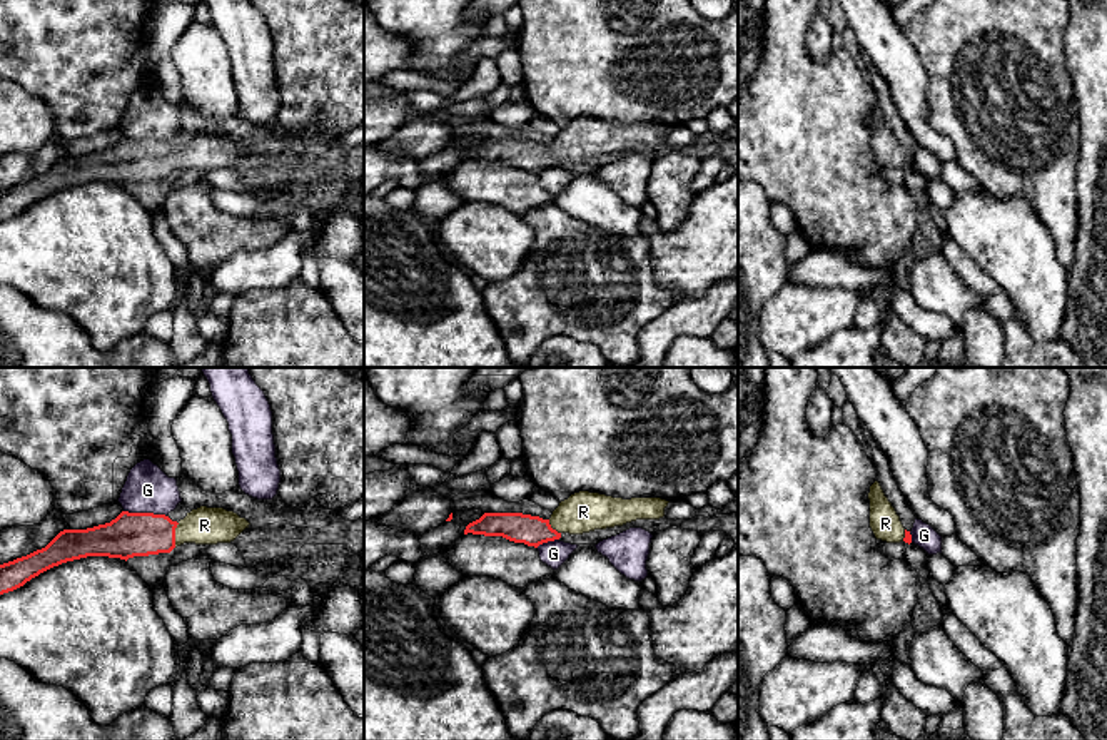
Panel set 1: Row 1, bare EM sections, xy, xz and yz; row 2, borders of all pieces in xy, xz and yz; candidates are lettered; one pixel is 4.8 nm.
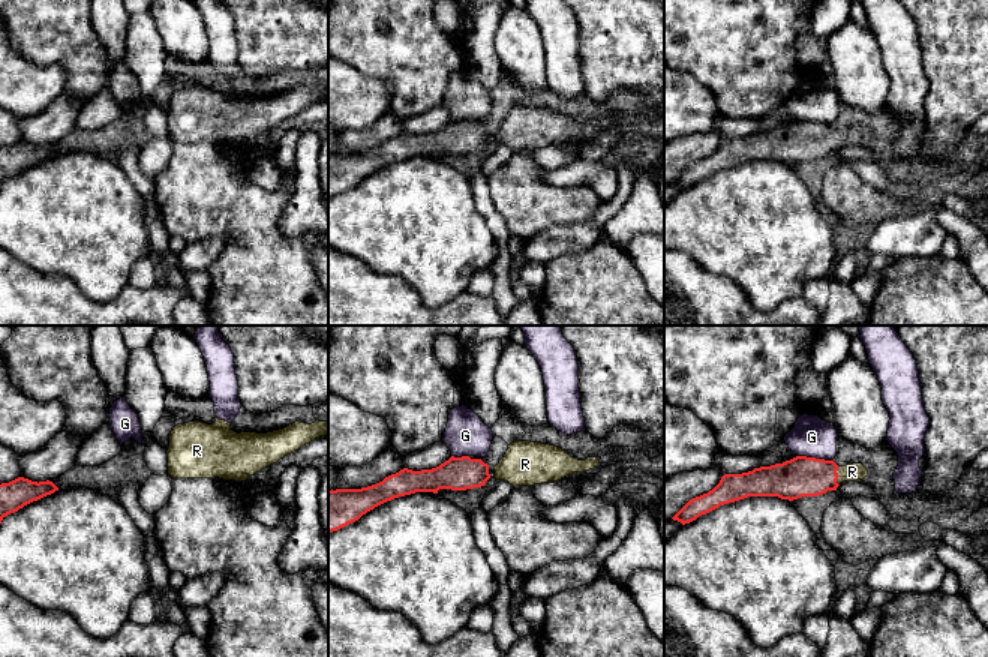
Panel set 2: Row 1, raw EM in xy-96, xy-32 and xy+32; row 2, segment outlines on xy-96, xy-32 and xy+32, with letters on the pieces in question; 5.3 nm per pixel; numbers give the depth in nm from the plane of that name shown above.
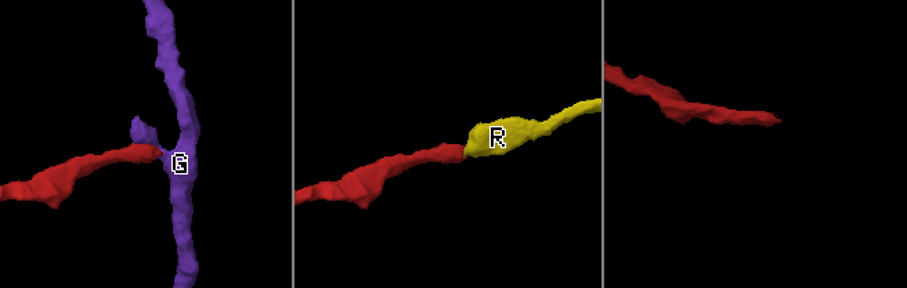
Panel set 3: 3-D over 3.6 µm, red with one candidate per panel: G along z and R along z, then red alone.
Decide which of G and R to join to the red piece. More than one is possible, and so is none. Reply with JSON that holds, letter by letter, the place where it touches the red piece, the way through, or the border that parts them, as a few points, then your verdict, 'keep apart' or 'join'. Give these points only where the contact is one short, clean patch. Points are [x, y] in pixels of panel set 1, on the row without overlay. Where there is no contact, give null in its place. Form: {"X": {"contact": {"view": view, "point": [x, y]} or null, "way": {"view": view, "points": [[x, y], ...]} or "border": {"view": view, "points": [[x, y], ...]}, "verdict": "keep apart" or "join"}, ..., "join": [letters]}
{"G": {"contact": {"view": "xy", "point": [146, 139]}, "border": {"view": "xy", "points": [[124, 136], [152, 137], [166, 142]]}, "verdict": "keep apart"}, "R": {"contact": {"view": "xy", "point": [174, 161]}, "way": {"view": "xy", "points": [[129, 161], [174, 161], [204, 151]]}, "verdict": "join"}, "join": ["R"]}

